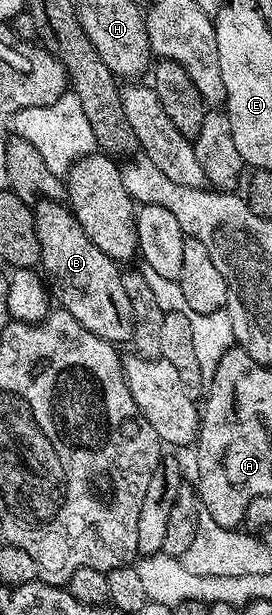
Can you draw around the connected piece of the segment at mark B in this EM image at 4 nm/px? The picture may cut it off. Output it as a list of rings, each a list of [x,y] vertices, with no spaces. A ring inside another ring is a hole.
[[[43,200],[34,207],[34,211],[37,244],[41,244],[39,266],[46,281],[50,283],[49,290],[54,301],[62,309],[68,310],[73,320],[89,328],[93,336],[101,336],[101,340],[112,344],[130,343],[133,332],[133,308],[129,308],[129,296],[121,284],[120,267],[109,256],[105,256],[105,252],[101,252],[101,248],[97,248],[97,244],[89,240],[89,236],[85,236],[81,224],[77,224],[75,215],[66,205],[55,200]]]

